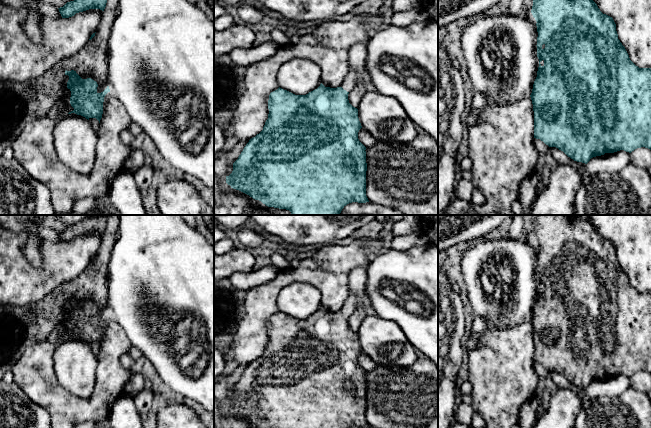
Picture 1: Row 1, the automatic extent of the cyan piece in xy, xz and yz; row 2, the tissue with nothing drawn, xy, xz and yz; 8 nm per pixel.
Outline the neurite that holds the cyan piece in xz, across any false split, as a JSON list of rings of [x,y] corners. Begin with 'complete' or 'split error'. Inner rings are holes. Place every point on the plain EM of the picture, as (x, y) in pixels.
split error | [[[350,290],[347,301],[342,309],[337,312],[325,311],[321,307],[317,313],[306,319],[295,319],[280,311],[271,316],[268,324],[268,343],[263,354],[246,368],[238,383],[233,387],[232,397],[226,400],[226,407],[231,412],[239,414],[263,428],[349,428],[352,426],[369,426],[366,420],[366,371],[358,363],[358,356],[362,350],[358,342],[358,333],[353,331],[348,324],[348,318],[355,311],[357,301],[356,294]]]

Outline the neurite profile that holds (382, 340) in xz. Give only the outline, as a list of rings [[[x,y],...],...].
[[[368,315],[357,333],[362,353],[377,365],[409,367],[418,360],[415,347],[394,321]]]

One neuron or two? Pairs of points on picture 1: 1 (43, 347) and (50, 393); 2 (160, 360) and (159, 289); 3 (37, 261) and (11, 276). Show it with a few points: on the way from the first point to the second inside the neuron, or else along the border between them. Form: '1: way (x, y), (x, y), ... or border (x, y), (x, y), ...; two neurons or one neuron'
1: way (43, 358), (43, 382); one neuron
2: way (143, 336), (134, 324), (135, 288); one neuron
3: border (26, 241), (23, 255), (32, 265), (39, 267); two neurons

